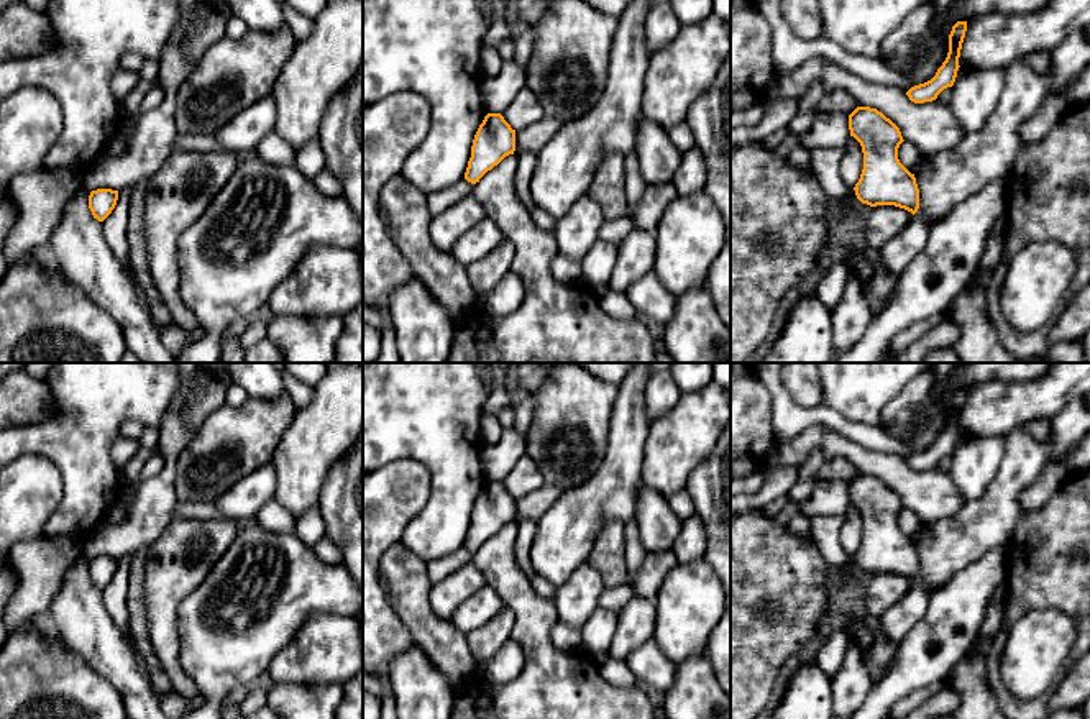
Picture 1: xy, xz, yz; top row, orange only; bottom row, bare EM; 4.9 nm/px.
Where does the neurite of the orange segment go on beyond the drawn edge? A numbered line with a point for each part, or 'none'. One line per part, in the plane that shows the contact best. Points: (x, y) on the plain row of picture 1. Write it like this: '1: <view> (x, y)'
none

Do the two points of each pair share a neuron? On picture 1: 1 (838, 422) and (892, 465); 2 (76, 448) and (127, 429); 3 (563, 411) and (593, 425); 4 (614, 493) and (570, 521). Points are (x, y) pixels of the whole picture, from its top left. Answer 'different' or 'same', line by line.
1: different
2: different
3: same
4: same

